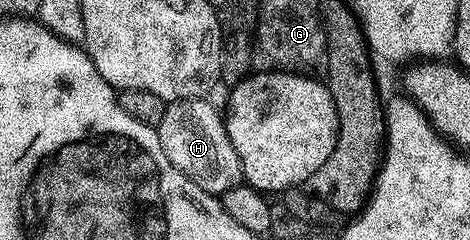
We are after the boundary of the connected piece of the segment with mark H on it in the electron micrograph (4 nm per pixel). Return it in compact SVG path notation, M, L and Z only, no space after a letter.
M196 98L168 103L165 118L161 118L157 131L161 150L165 150L165 158L169 158L169 162L178 172L185 174L197 186L201 186L201 190L212 194L222 194L241 183L243 167L237 158L237 150L233 150L233 142L227 133L227 125L220 109L218 112L213 105L206 104L205 101L206 99Z

